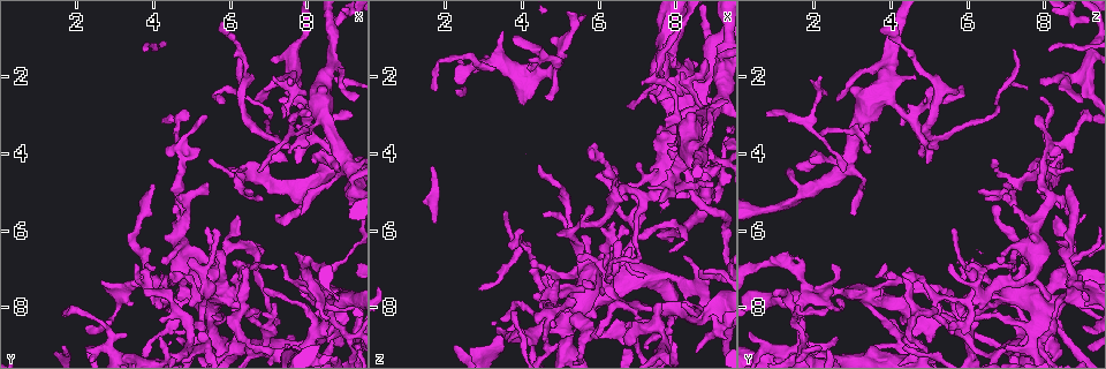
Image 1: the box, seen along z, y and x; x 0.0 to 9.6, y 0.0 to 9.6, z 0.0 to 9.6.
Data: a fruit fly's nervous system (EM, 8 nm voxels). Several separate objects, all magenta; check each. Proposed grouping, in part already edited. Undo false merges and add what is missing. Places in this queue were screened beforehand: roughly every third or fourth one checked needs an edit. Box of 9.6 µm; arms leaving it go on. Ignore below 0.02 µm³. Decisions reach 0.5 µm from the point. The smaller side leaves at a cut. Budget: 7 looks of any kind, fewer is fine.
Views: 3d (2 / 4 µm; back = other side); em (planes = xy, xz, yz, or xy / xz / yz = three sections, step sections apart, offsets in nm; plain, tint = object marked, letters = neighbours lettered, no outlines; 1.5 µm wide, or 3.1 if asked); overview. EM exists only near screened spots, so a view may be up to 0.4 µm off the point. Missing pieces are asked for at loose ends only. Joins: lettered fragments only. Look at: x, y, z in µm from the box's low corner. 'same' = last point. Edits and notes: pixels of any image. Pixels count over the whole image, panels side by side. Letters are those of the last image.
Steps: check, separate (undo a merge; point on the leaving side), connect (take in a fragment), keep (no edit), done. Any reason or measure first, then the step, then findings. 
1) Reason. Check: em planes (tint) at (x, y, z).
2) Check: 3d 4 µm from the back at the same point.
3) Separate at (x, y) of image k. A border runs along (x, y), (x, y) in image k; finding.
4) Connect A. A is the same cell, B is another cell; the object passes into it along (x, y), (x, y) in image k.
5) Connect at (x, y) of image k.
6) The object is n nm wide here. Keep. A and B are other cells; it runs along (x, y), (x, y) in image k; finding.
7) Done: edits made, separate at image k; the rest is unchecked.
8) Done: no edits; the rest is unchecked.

An open end. Check: 3d 4 µm at (7.65, 2.15, 7.85).

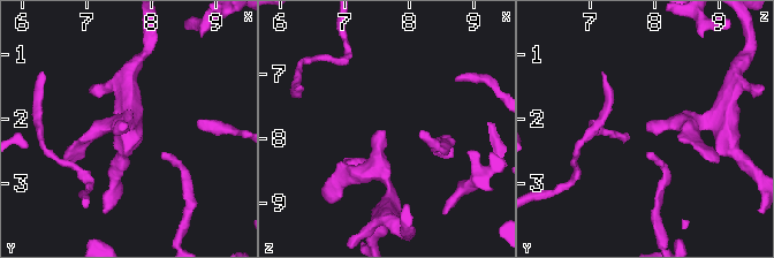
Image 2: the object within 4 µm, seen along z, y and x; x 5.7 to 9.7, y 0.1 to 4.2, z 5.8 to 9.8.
Check: em planes (tint) at (7.65, 2.10, 7.90).

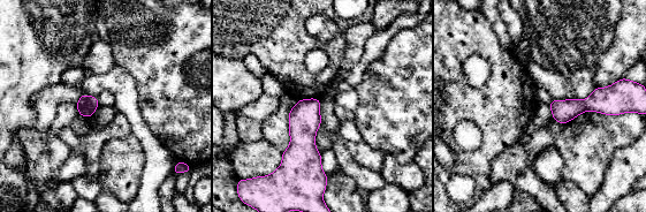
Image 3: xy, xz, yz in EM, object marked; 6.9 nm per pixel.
Check: em planes (letters) at the same point.

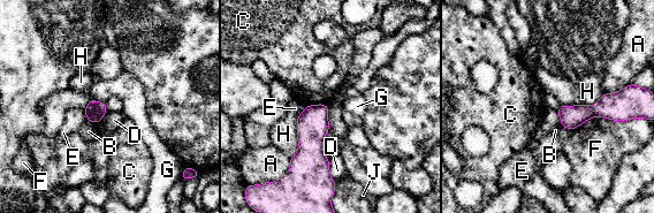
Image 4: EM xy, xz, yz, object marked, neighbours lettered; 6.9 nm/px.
The object is 140 nm wide here; the longest contact is with F, 400 nm. Keep. A, B, C, D, E, F, G, H and J are other cells; none of them fits.

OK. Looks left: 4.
Tapers out. Check: 3d 2 µm at (8.00, 3.05, 0.80).

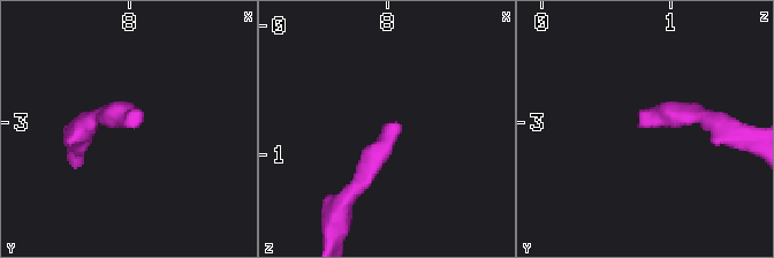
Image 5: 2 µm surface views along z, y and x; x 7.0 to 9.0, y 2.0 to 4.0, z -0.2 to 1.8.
Now the EM. Check: em planes (letters) at (8.00, 3.04, 0.80).

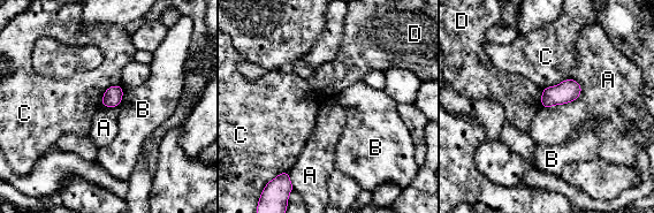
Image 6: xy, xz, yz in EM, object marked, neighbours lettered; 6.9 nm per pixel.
The longest contact is with A, 320 nm. Keep. A, B, C and D are other cells; a border runs along (582, 85), (573, 100), (542, 108) in image 6; none of them fits.

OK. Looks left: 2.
Touches itself. Check: 3d 4 µm from the back at (5.75, 7.75, 7.10).

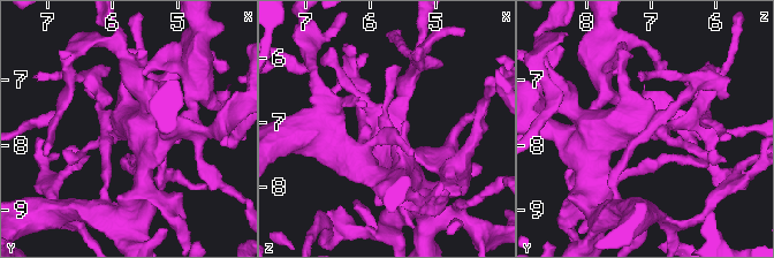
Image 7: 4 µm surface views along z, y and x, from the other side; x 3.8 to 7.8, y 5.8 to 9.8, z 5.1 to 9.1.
Need the tissue. Check: em xy step 4 (letters) at the same point.

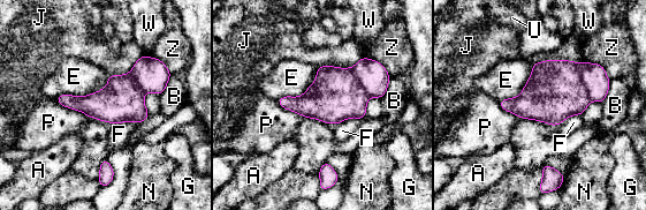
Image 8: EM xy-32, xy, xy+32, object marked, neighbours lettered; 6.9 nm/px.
Keep. A, B, E, F, G, J, N, P, U, W and Z are other cells; a border runs along (360, 119), (347, 118), (335, 125) in image 8; all the same cell.

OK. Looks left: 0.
Done: no edits; the rest is unchecked.

